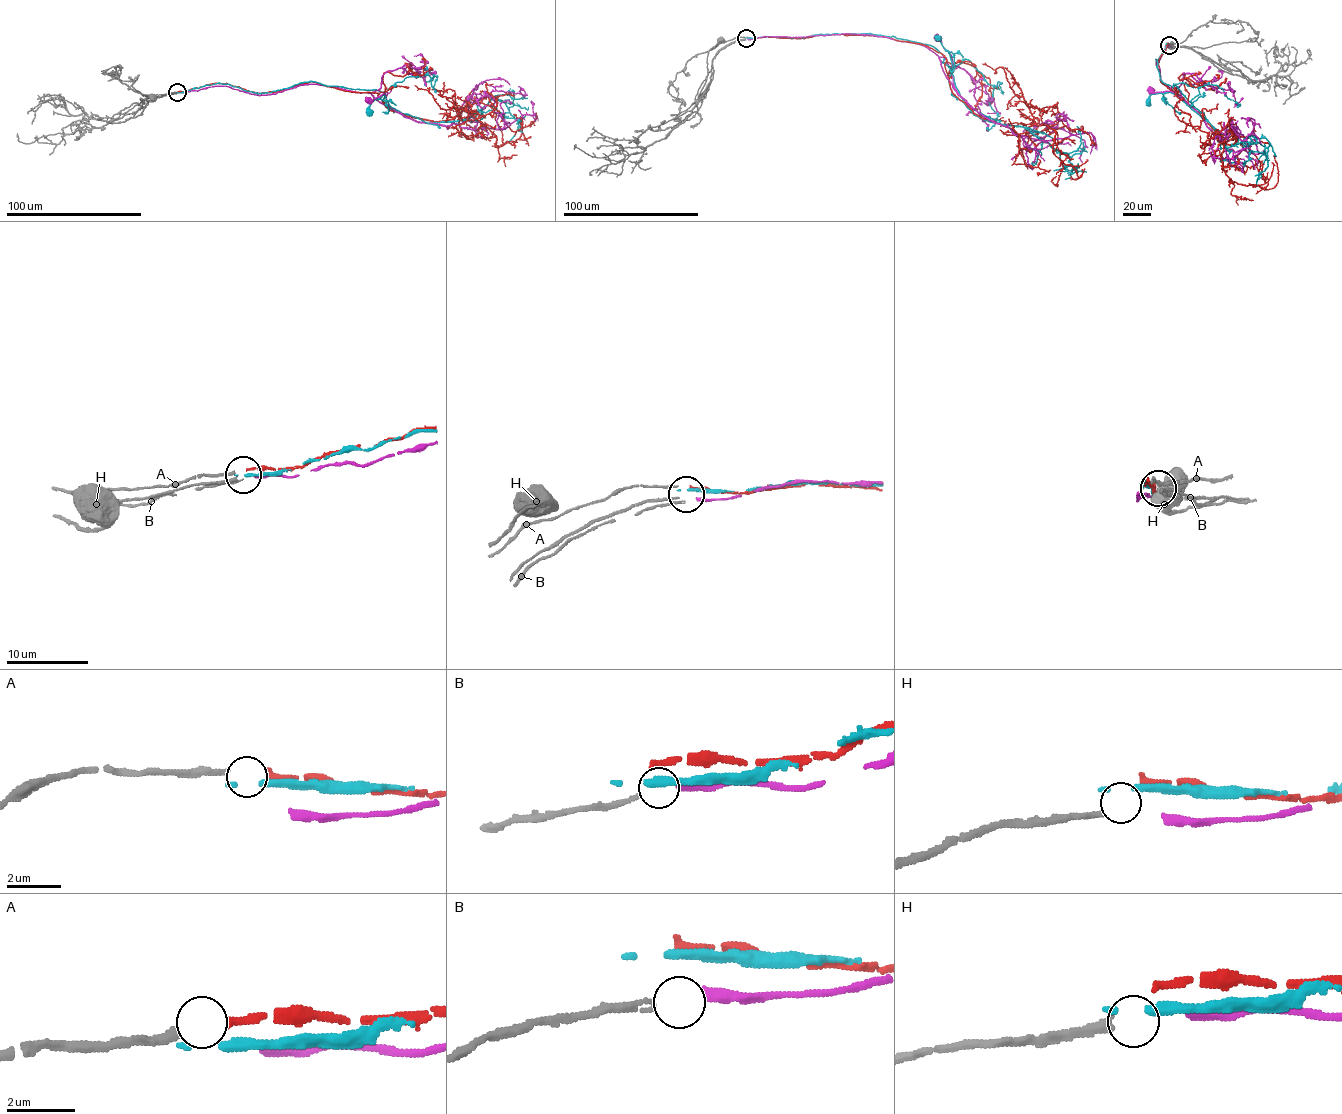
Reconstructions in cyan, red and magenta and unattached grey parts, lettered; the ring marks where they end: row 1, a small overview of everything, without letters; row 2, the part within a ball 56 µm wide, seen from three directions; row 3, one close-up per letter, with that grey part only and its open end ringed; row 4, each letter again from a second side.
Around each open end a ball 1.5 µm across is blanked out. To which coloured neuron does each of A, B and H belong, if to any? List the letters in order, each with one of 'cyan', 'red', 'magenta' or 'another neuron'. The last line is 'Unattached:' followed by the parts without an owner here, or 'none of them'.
A: red
B: magenta
H: another neuron
Unattached: H

